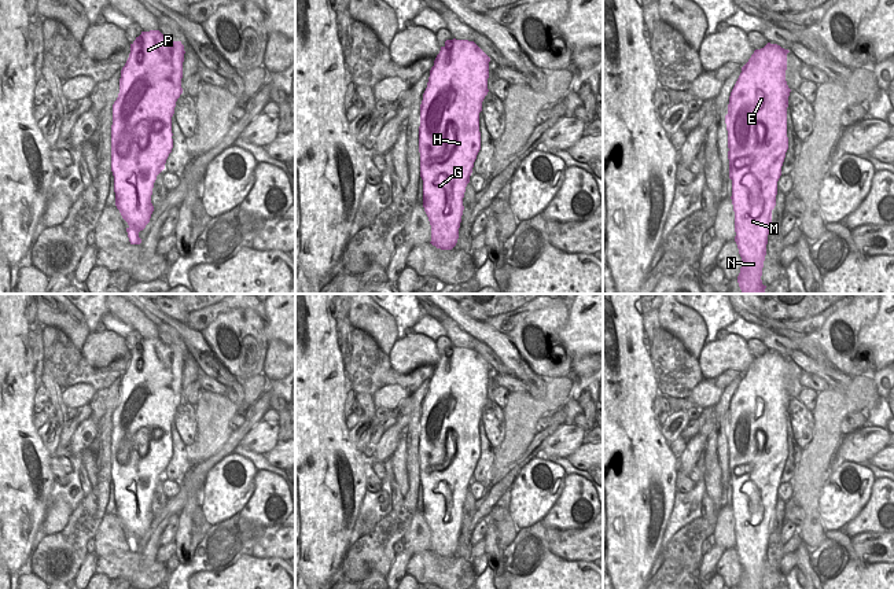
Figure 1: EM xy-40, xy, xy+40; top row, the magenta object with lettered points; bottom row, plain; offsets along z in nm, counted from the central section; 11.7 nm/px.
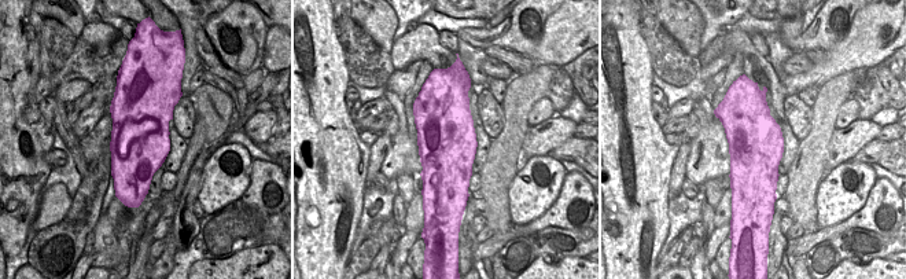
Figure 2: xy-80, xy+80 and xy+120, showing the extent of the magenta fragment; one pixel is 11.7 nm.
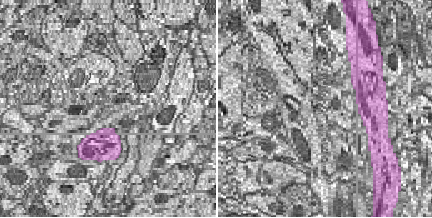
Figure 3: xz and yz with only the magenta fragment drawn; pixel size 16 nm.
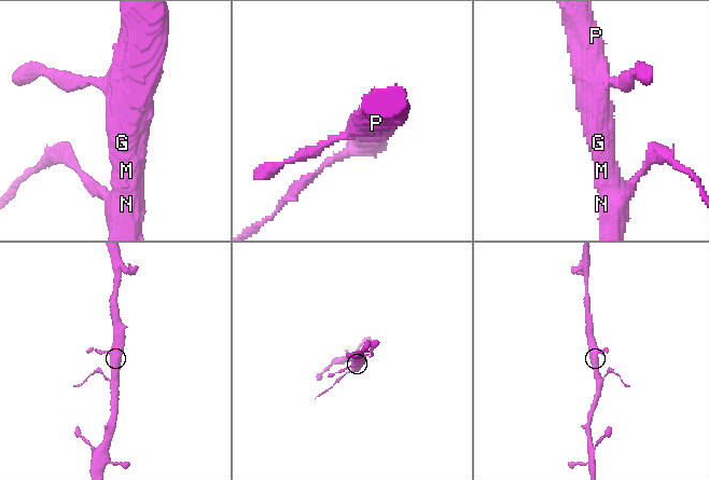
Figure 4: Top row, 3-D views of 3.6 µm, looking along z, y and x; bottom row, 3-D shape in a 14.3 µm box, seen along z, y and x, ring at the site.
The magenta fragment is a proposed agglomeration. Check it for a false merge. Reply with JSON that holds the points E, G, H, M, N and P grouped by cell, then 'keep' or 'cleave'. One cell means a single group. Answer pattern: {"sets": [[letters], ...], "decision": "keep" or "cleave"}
{"sets": [["E", "G", "H", "M", "N", "P"]], "decision": "keep"}

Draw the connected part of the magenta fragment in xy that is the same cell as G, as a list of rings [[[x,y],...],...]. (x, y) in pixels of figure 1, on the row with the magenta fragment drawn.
[[[446,40],[430,70],[420,104],[419,152],[423,207],[431,225],[431,244],[452,250],[459,239],[463,198],[481,150],[479,113],[488,95],[490,58],[468,40]]]

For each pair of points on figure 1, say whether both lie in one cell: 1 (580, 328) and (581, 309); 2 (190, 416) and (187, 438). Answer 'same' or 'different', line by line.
1: same
2: same

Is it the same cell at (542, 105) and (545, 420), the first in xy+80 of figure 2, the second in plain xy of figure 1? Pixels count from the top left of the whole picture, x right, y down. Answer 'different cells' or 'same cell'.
same cell

